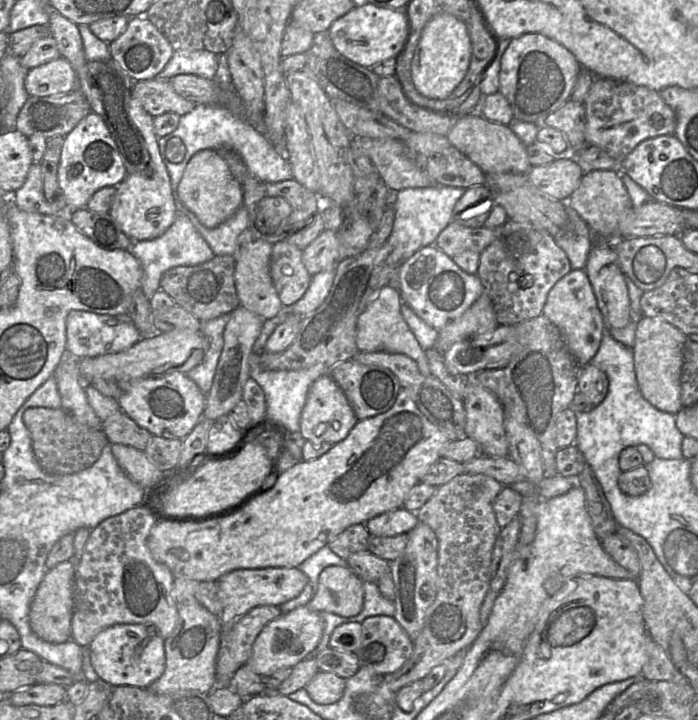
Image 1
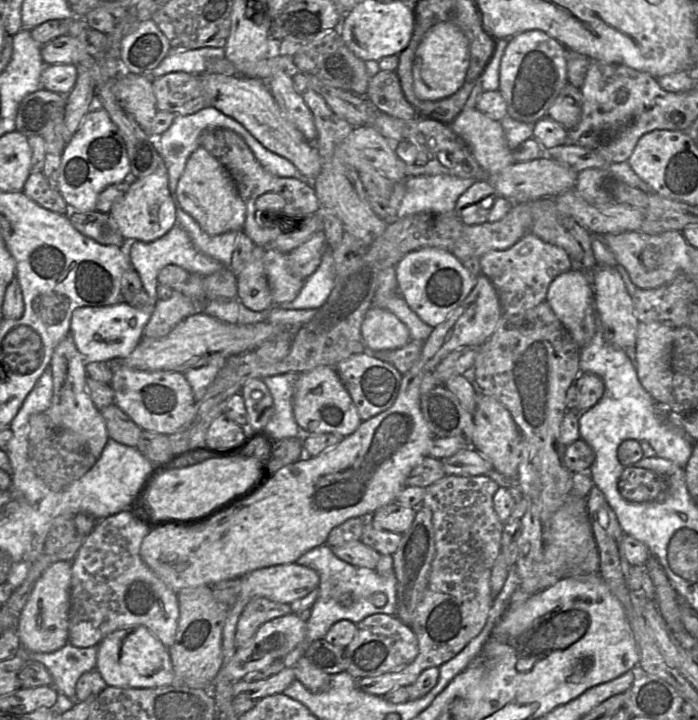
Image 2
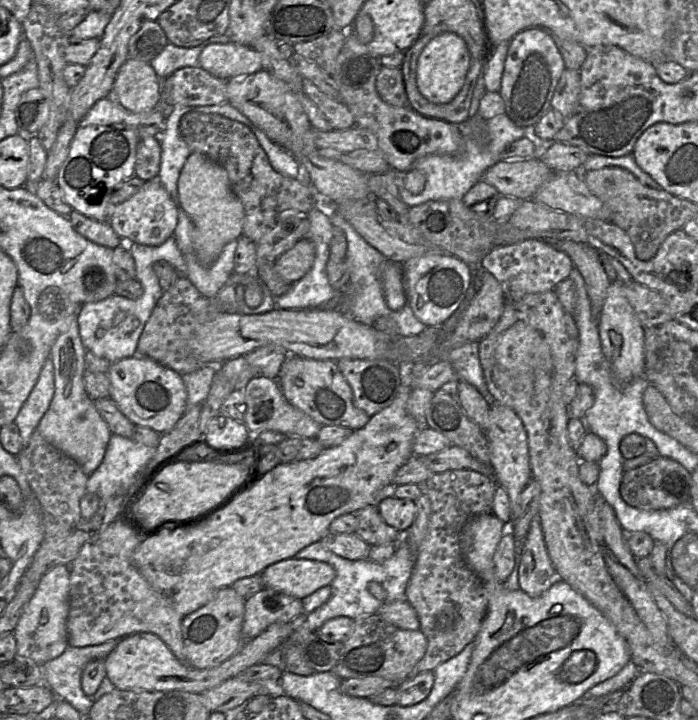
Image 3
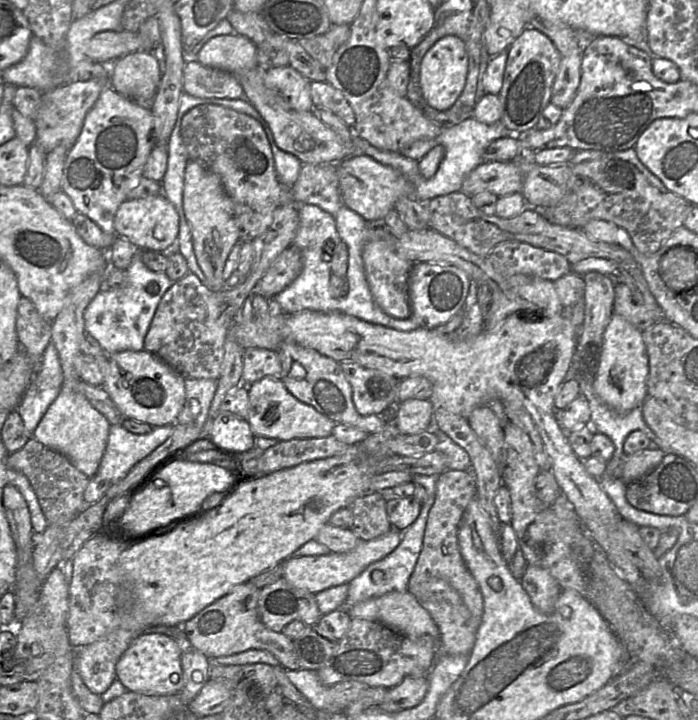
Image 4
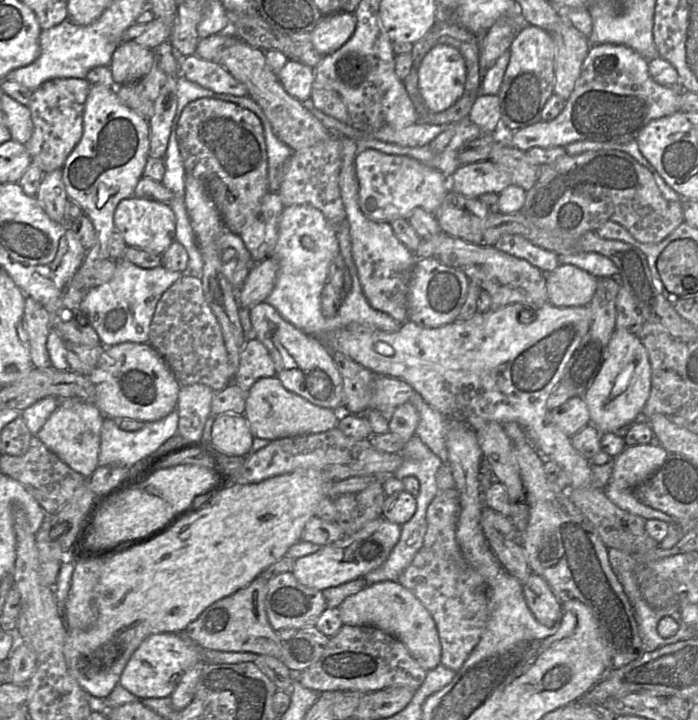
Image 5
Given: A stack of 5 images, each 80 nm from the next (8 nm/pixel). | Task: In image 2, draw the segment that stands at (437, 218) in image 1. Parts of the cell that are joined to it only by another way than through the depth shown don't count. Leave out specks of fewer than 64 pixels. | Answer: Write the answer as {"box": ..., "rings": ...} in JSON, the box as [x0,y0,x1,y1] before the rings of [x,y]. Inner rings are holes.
{"box":[397,174,475,218],"rings":[[[446,174],[408,177],[397,218],[421,212],[453,213],[458,198],[475,182]]]}

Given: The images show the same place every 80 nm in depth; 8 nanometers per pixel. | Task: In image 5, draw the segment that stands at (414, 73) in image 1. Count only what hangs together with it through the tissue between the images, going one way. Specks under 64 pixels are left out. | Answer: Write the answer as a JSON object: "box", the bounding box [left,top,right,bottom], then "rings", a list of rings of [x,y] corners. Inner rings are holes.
{"box":[419,45,465,112],"rings":[[[450,45],[432,47],[419,66],[419,91],[426,106],[433,112],[450,108],[462,95],[465,81],[465,60]]]}

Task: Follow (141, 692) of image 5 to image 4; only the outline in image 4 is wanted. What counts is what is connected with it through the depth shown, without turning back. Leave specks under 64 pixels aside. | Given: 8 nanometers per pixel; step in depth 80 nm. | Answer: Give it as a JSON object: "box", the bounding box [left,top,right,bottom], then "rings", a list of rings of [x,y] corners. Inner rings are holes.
{"box":[115,633,184,695],"rings":[[[159,633],[138,636],[118,660],[115,673],[128,691],[144,695],[175,695],[184,685],[180,648],[175,640]]]}

